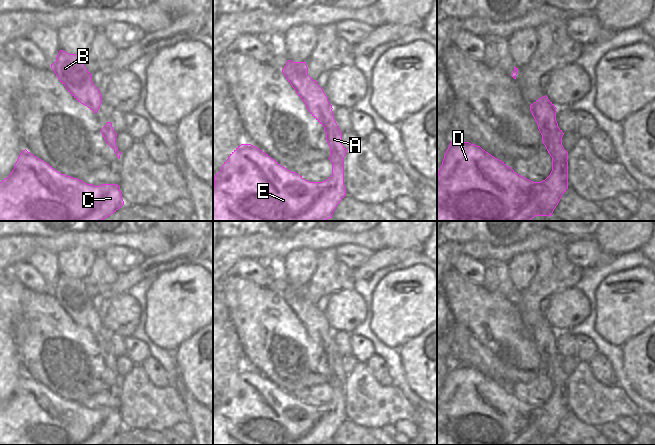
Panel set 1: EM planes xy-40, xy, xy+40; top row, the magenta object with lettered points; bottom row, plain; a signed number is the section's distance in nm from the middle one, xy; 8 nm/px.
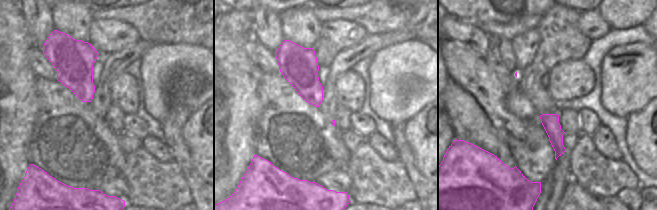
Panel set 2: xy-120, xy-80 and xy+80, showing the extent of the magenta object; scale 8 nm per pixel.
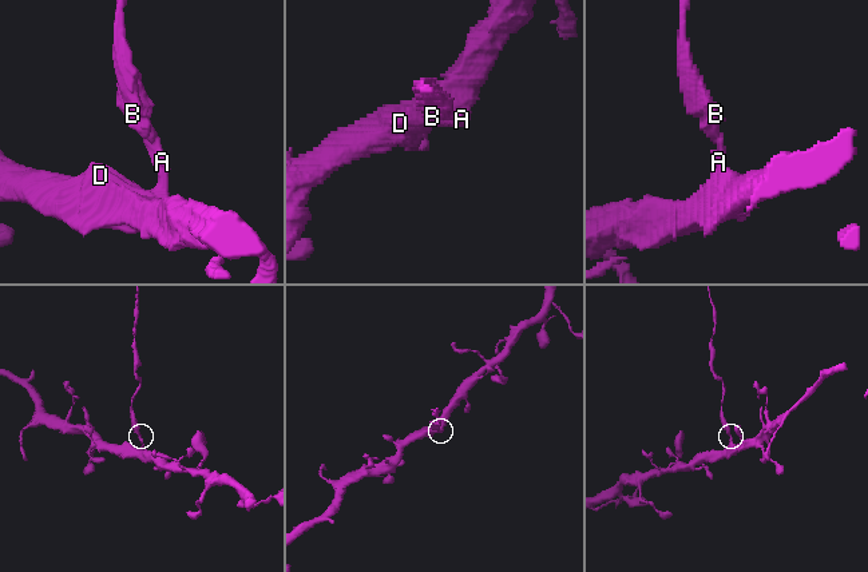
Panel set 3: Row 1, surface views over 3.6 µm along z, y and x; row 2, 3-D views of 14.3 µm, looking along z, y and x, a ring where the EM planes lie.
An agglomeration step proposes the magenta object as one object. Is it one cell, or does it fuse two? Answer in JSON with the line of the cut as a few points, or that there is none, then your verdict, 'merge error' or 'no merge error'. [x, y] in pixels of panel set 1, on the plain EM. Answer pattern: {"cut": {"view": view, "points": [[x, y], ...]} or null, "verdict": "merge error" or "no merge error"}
{"cut": {"view": "xy+40", "points": [[567, 385], [564, 387], [552, 386]]}, "verdict": "merge error"}

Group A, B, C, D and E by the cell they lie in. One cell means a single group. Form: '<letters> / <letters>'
A B / C D E

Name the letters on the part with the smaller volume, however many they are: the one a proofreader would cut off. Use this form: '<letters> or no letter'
A, B

